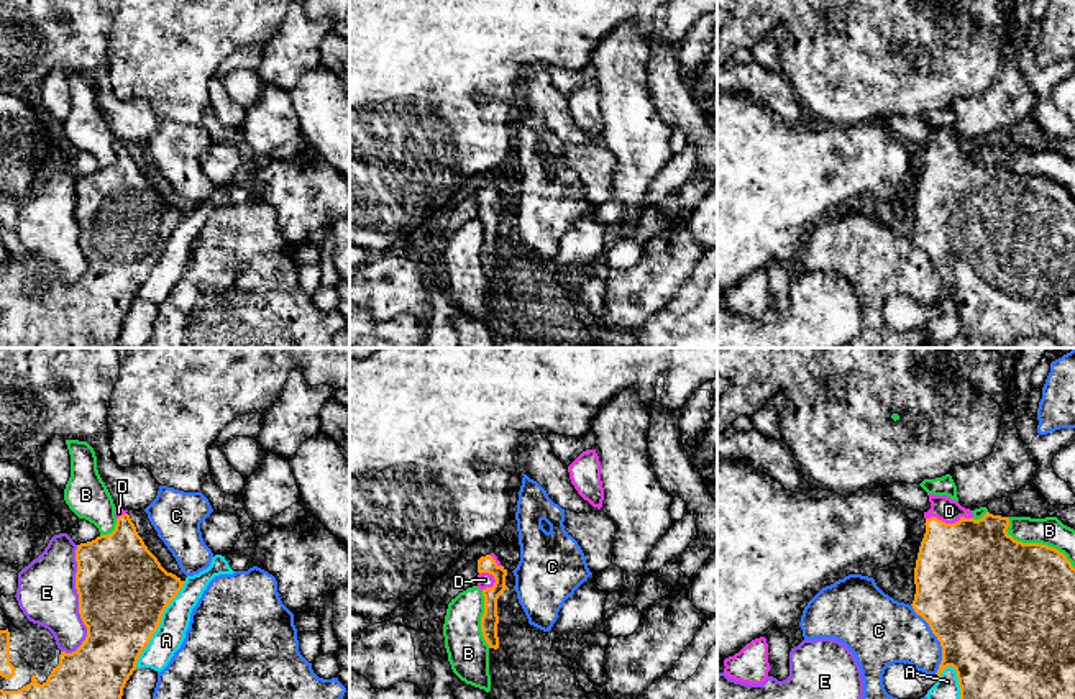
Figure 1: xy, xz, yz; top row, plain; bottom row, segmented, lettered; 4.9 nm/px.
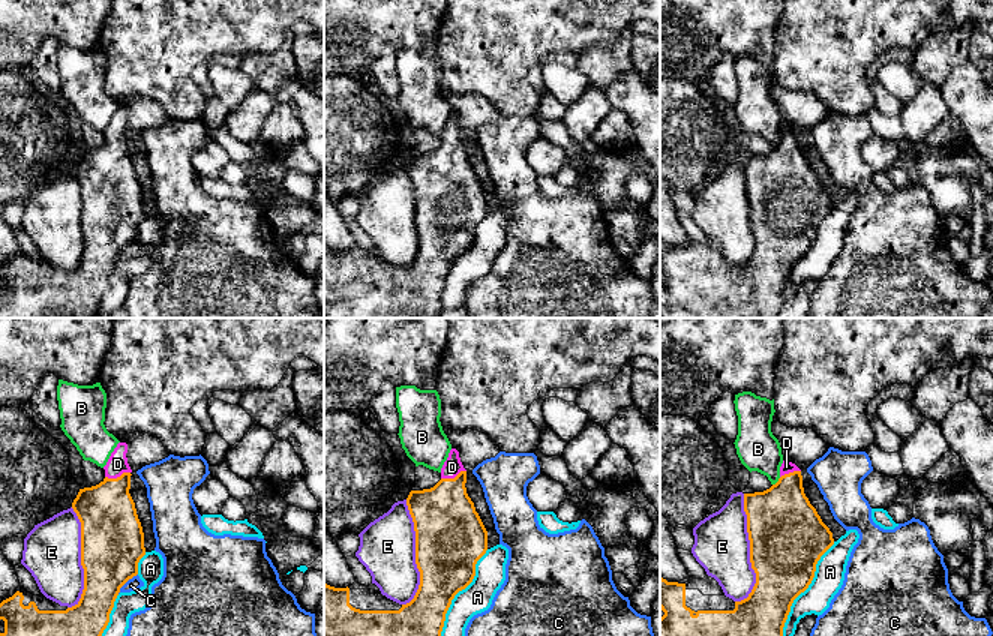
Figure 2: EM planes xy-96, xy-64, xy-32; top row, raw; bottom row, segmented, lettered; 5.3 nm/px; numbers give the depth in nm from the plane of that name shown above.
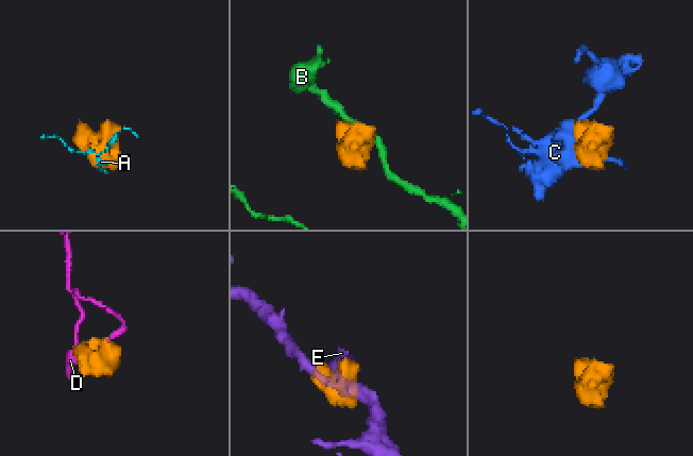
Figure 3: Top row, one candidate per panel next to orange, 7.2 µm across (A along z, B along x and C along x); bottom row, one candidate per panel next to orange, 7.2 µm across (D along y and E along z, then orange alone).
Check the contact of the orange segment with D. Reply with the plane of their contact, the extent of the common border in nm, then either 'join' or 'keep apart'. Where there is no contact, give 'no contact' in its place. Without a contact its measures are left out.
contact in yz; length 220 nm; join

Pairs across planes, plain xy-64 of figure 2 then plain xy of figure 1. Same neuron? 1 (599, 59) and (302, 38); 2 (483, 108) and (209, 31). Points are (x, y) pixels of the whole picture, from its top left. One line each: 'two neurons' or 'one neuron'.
1: one neuron
2: two neurons

